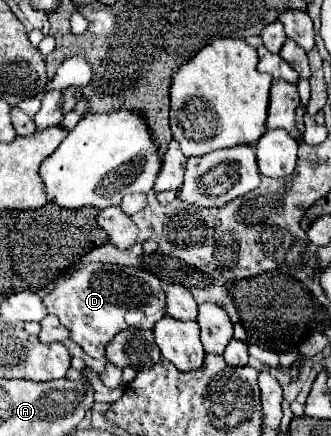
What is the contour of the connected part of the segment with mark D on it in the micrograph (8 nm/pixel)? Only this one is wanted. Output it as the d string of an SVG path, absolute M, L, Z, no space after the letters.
M88 263L76 269L68 279L64 279L60 285L56 285L44 299L44 307L48 313L54 313L60 323L68 329L70 339L78 343L86 355L94 359L102 359L108 341L124 331L126 327L136 327L136 329L154 329L156 321L160 321L166 315L166 293L160 277L150 273L146 267L122 267L122 265L112 265L112 263Z

